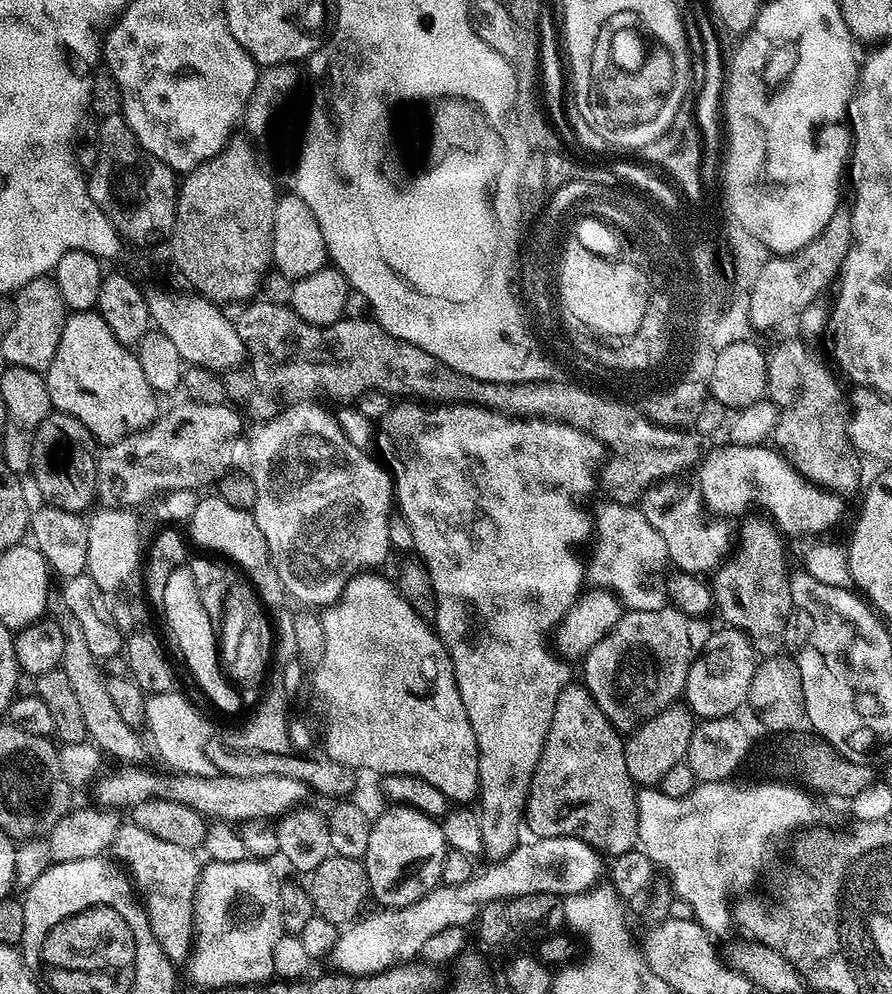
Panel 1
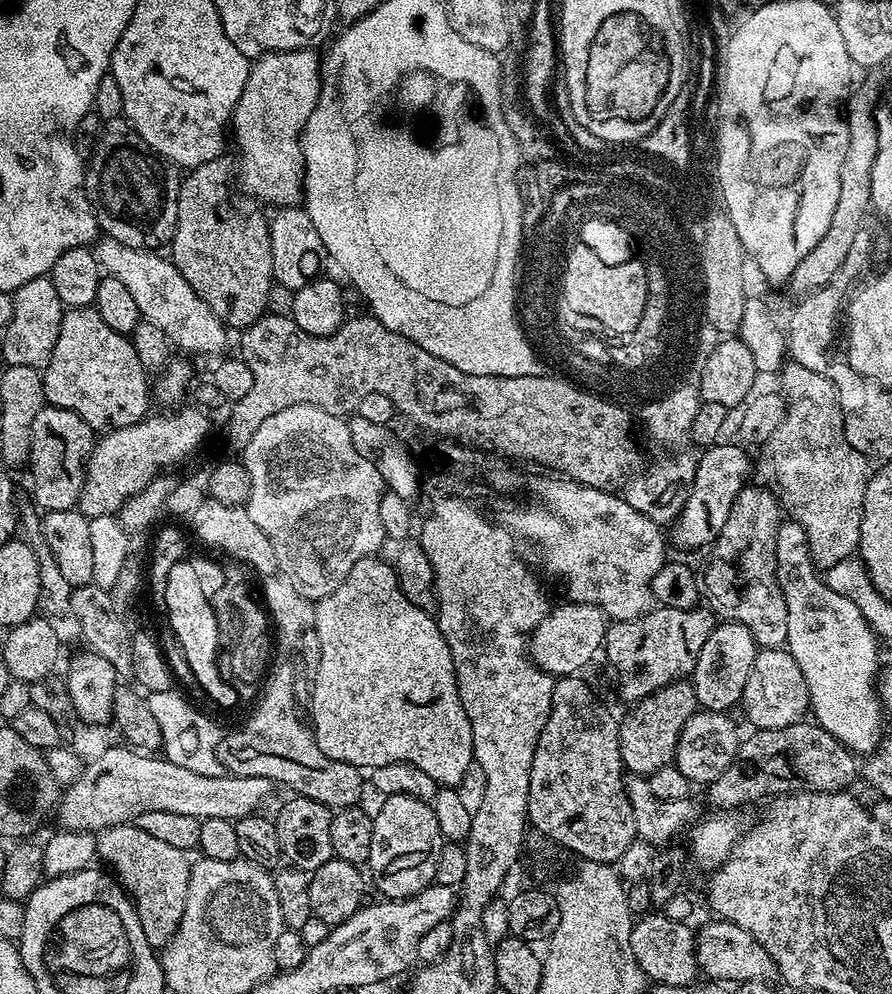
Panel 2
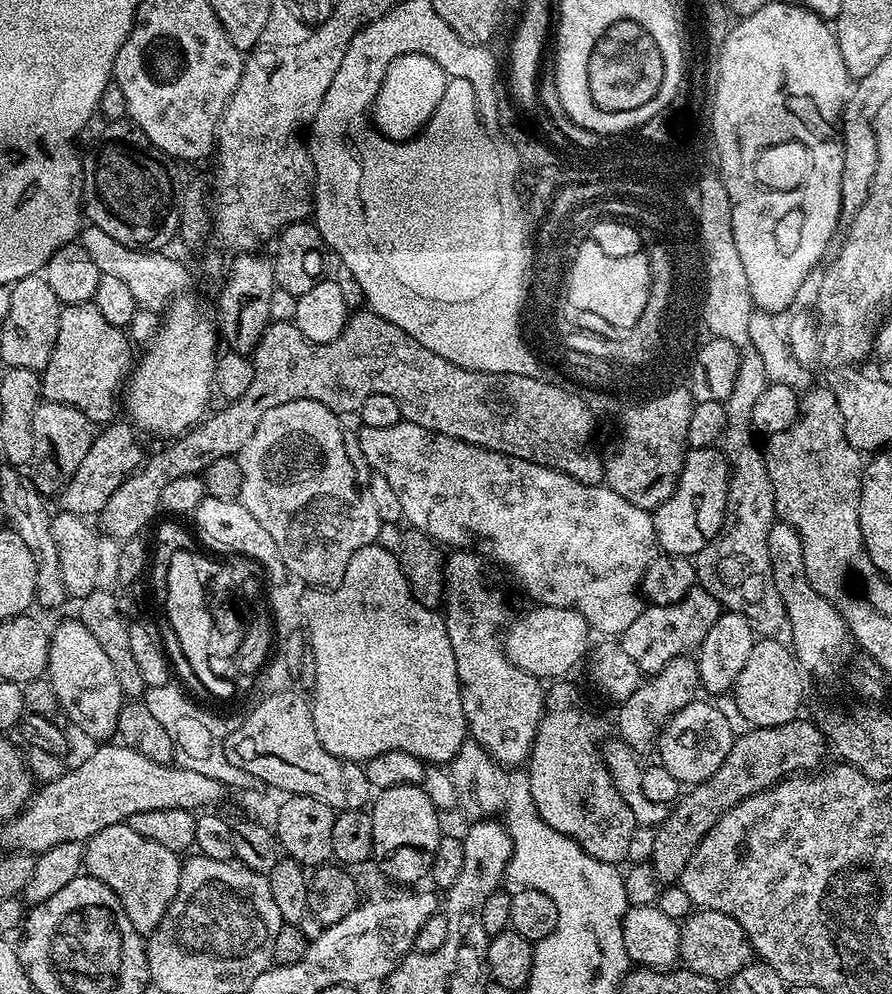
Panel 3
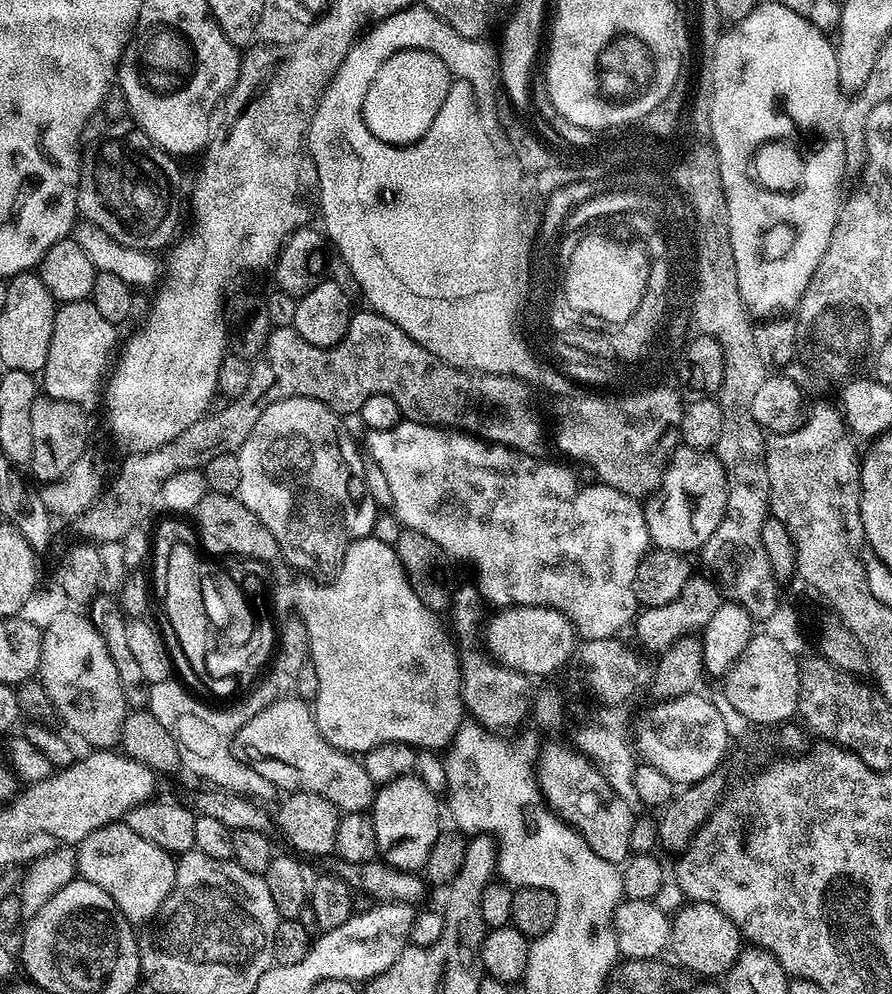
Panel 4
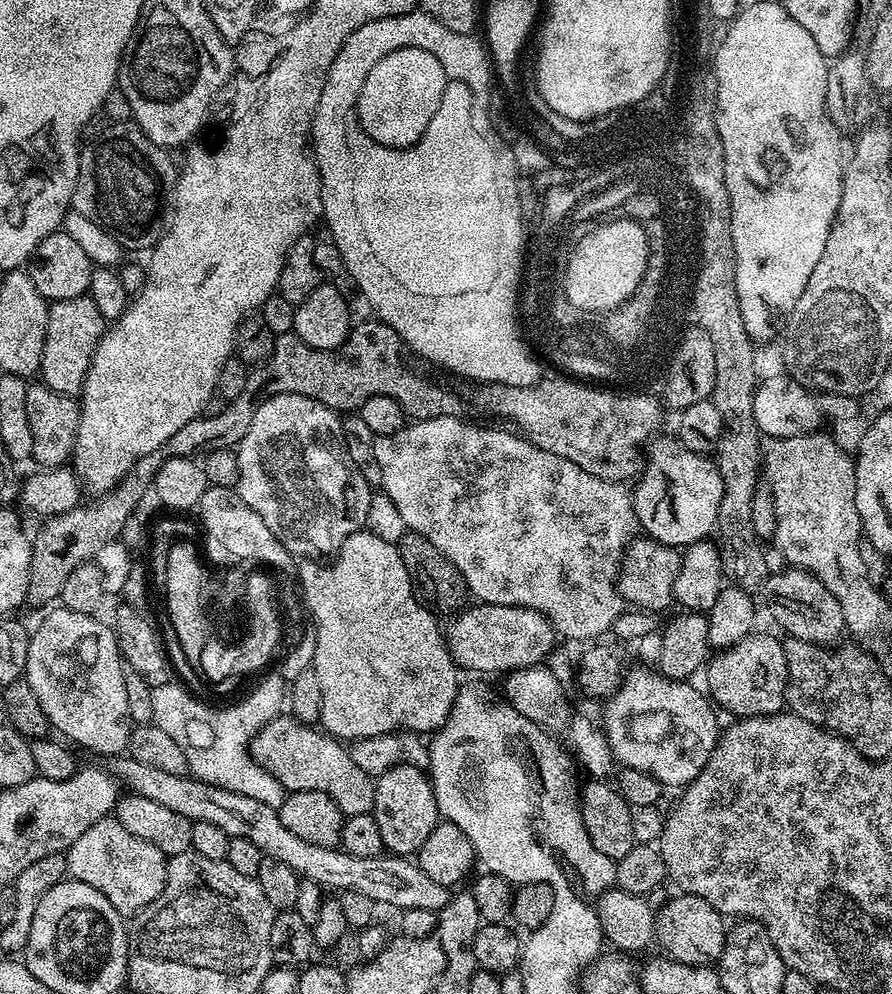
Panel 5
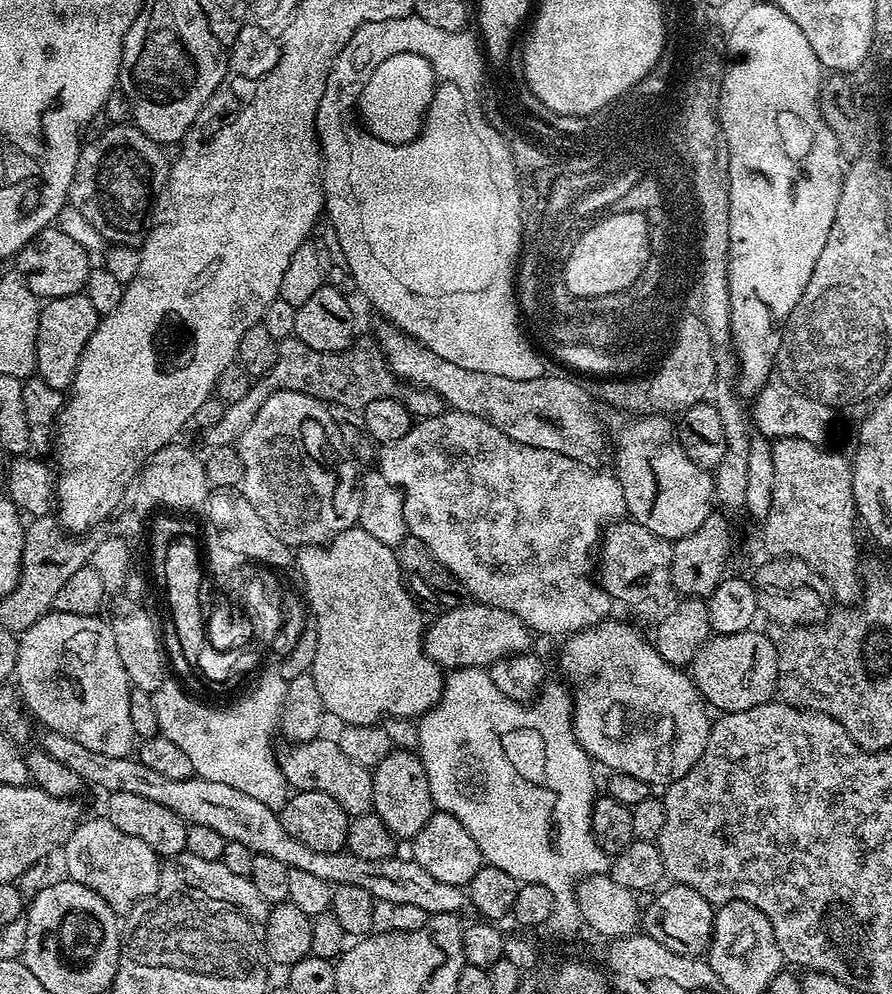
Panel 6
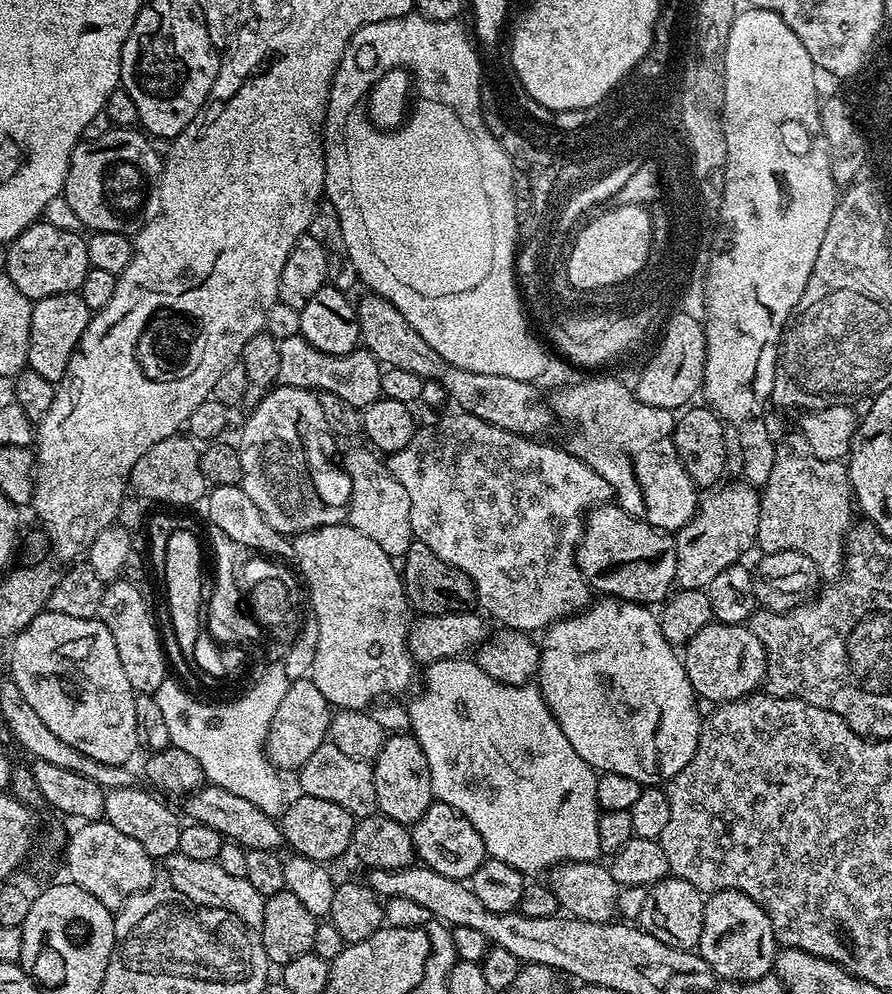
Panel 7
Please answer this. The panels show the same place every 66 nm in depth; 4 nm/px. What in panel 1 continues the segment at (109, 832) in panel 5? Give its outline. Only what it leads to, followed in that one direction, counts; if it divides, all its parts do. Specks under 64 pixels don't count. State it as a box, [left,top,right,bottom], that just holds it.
[110,822,201,962]

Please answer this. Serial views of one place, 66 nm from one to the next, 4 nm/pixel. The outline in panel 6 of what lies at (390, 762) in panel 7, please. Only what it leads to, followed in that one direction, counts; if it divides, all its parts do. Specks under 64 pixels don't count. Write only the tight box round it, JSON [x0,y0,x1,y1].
[371,750,434,841]

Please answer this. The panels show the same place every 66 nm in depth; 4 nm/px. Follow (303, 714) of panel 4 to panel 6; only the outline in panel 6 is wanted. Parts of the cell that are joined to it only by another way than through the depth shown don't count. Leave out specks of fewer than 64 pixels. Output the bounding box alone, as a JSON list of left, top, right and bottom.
[279,739,374,817]

